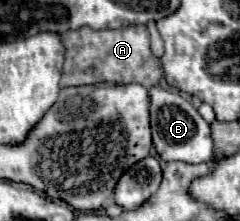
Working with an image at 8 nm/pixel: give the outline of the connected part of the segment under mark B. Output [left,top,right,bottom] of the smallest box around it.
[150,87,214,165]

